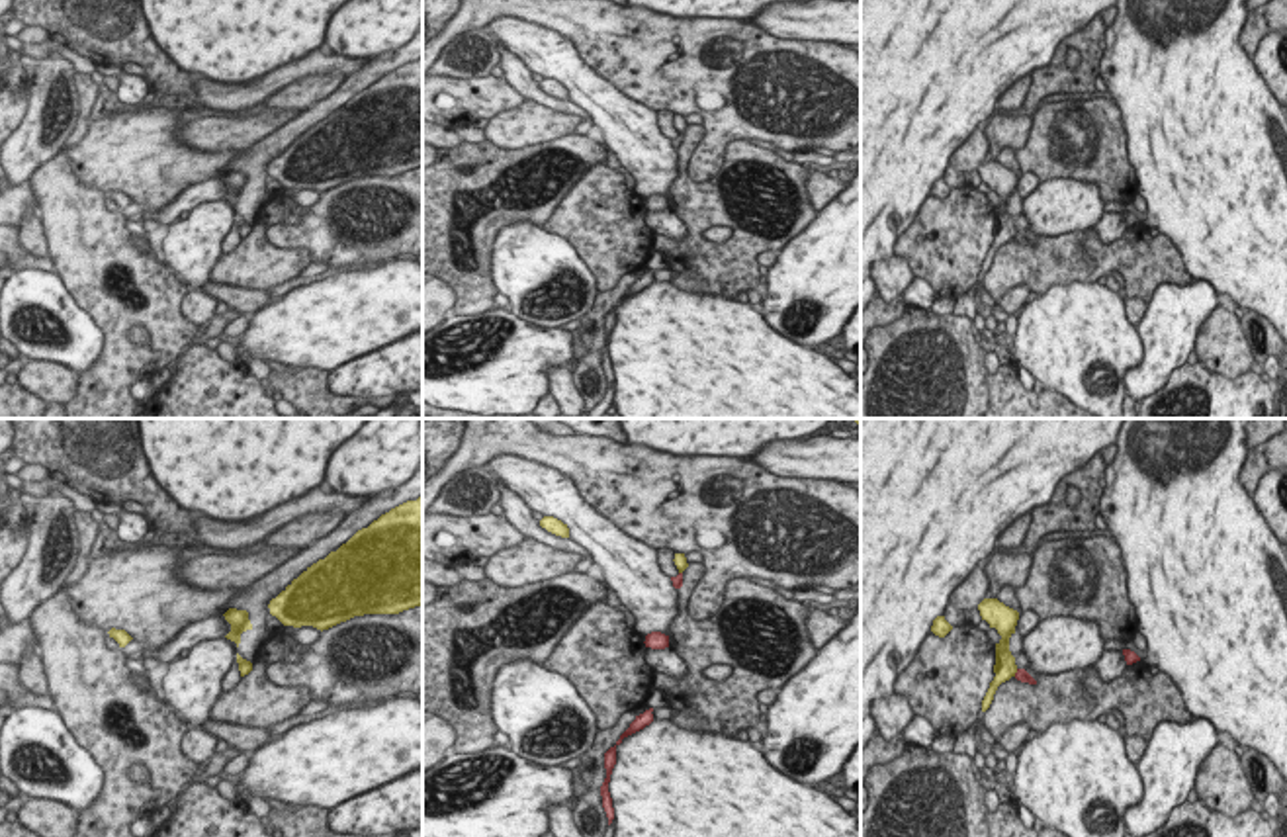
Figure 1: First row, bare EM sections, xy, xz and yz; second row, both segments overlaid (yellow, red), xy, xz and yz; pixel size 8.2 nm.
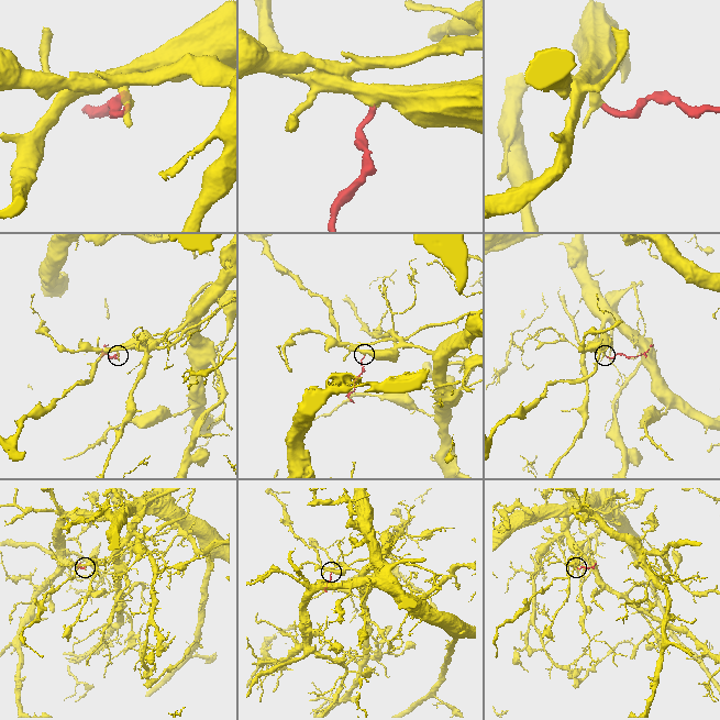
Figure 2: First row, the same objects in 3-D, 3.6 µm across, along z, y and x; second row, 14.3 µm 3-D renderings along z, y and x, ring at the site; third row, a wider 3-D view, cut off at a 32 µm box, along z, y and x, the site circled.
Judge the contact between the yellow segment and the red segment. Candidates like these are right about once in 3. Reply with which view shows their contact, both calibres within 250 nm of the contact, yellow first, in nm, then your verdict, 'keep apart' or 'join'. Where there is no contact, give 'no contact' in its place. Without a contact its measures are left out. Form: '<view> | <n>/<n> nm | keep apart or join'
yz | 170/100 nm | join

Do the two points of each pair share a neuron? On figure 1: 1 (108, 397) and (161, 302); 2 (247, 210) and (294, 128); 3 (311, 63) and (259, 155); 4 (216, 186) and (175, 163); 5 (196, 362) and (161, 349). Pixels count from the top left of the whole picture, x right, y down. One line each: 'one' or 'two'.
1: one
2: one
3: two
4: two
5: two

